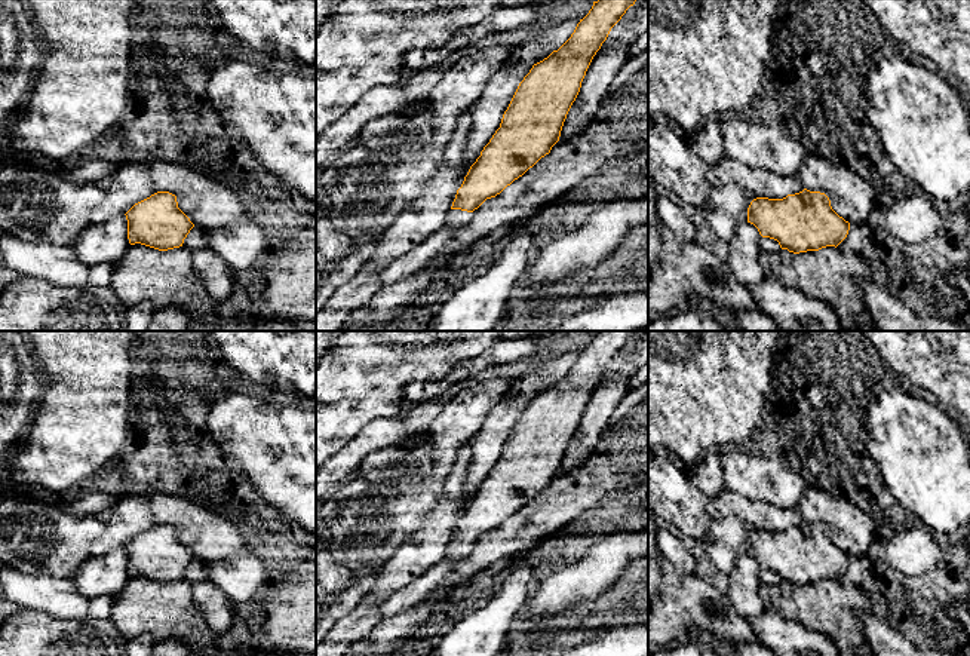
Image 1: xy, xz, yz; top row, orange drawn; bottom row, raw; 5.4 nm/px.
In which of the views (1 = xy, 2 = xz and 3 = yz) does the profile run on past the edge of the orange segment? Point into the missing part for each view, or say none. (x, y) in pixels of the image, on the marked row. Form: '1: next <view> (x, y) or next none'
1: next none
2: next xz (456, 218)
3: next none

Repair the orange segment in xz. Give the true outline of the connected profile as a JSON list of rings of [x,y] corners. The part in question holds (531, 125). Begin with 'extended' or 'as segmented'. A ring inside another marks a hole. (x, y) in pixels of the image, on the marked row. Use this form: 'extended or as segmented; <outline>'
extended; [[[598,0],[571,37],[532,65],[519,83],[500,128],[470,166],[446,224],[463,227],[472,212],[522,177],[559,141],[586,71],[611,28],[636,0]]]

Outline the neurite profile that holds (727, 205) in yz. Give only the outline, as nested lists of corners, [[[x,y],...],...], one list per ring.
[[[715,184],[700,217],[721,240],[730,243],[736,227],[748,221],[748,208],[756,196],[737,184]]]

